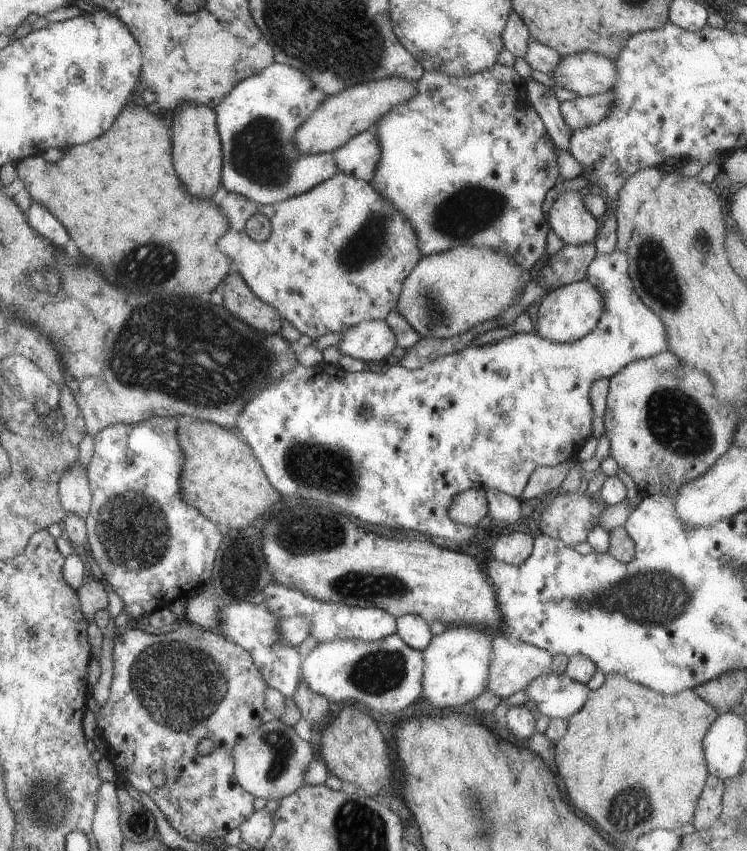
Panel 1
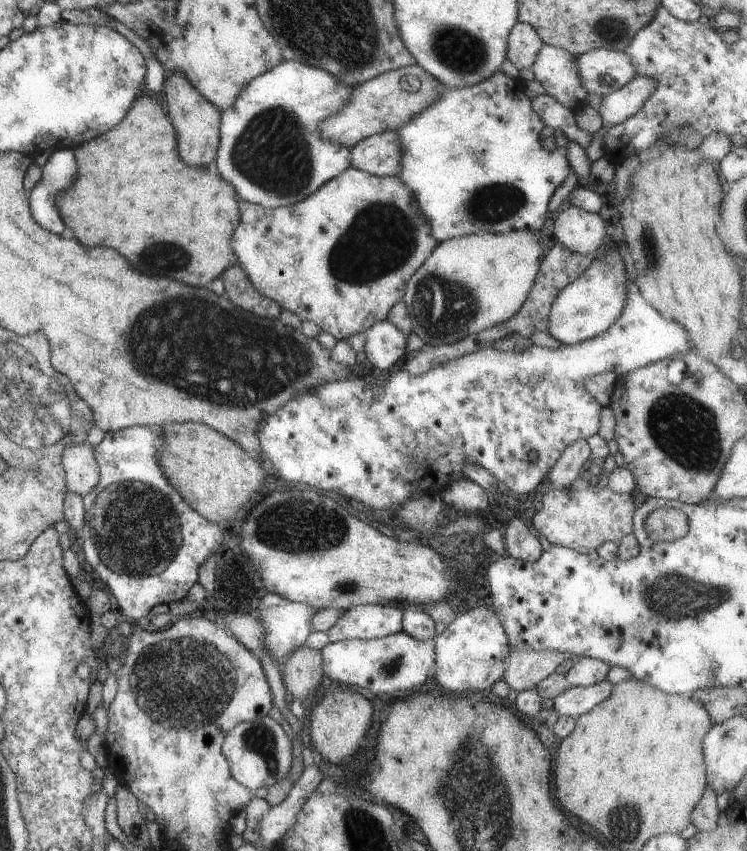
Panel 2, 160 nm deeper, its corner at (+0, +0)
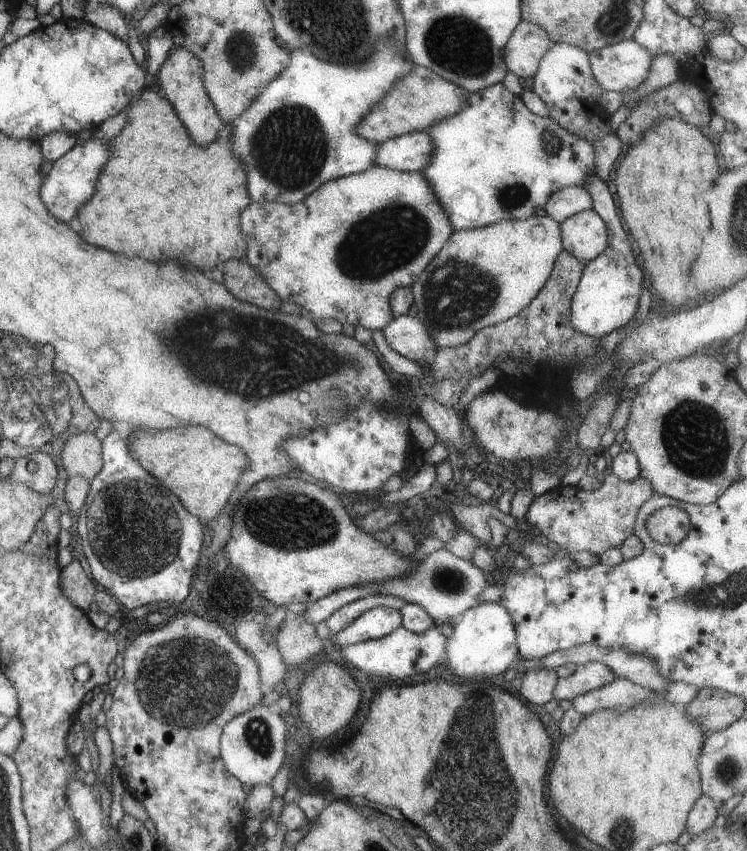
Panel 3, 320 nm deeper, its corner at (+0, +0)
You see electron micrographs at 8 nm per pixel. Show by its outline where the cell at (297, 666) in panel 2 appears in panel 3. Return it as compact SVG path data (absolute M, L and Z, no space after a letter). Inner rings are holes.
M288 615L278 628L276 648L287 668L301 667L322 650L322 640L303 615Z

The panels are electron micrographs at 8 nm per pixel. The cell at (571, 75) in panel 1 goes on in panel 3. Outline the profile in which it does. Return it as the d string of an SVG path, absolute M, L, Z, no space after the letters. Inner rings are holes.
M625 39L592 50L588 61L597 85L623 94L647 78L652 56L635 40Z

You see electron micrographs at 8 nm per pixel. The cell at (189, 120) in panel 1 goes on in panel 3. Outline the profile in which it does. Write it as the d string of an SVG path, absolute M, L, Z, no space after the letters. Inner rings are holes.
M173 47L169 49L163 64L154 68L157 70L161 90L188 132L189 138L192 138L192 141L200 147L213 142L224 122L218 117L215 105L205 90L202 82L204 70L201 61L187 49Z

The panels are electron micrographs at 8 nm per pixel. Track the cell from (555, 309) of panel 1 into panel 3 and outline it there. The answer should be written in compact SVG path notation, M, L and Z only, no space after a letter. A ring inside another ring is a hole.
M589 175L583 188L589 193L592 200L592 209L605 223L608 241L603 252L584 264L575 292L569 303L569 320L571 326L585 336L600 339L616 328L623 327L634 316L637 308L637 300L641 292L643 272L640 265L635 263L629 236L621 226L619 216L615 212L615 206L606 182L597 175Z

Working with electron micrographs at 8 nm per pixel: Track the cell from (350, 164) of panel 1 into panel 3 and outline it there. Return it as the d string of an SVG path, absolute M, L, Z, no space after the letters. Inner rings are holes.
M425 131L407 133L377 144L373 166L414 173L428 165L434 149L432 138Z

